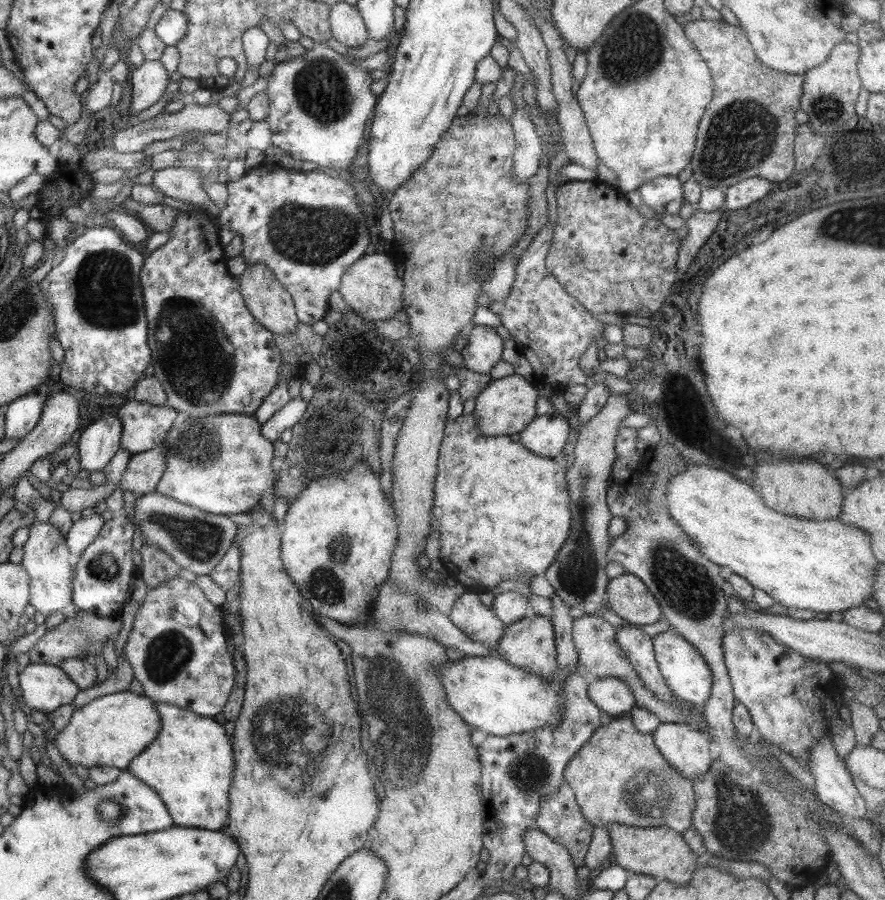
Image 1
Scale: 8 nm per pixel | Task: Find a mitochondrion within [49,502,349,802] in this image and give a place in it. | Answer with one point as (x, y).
(199, 540)

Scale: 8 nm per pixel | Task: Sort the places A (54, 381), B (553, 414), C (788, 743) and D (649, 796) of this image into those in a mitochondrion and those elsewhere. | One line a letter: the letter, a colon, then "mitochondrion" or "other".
A: other
B: other
C: other
D: mitochondrion

